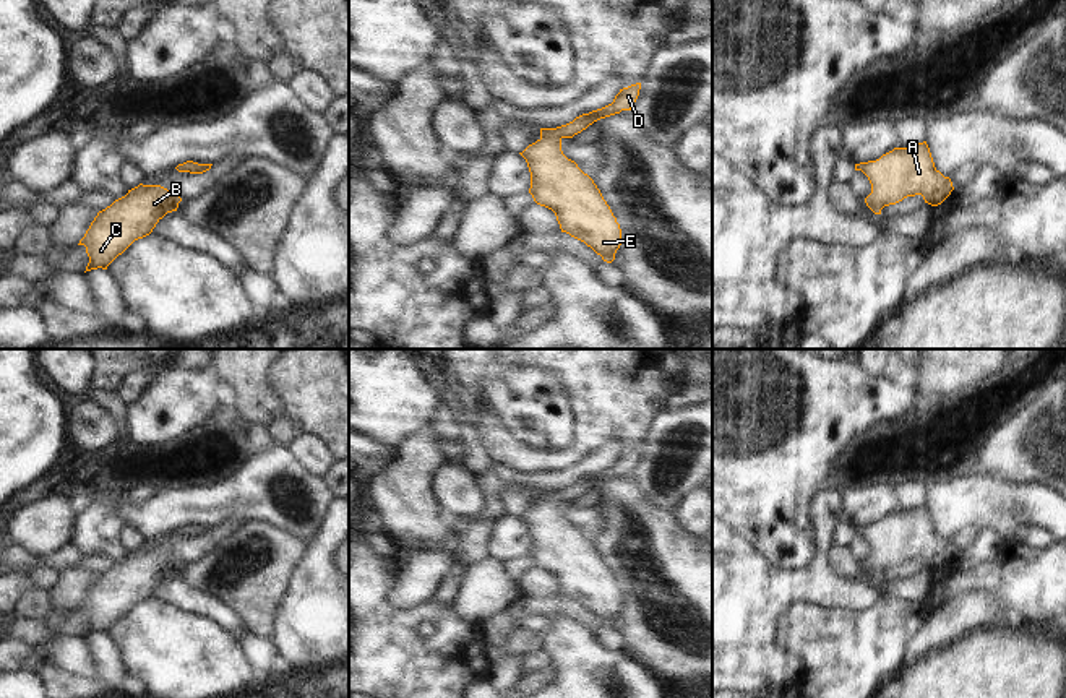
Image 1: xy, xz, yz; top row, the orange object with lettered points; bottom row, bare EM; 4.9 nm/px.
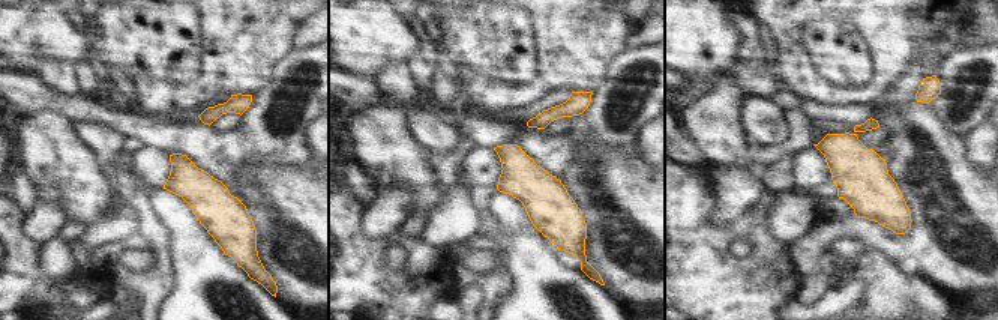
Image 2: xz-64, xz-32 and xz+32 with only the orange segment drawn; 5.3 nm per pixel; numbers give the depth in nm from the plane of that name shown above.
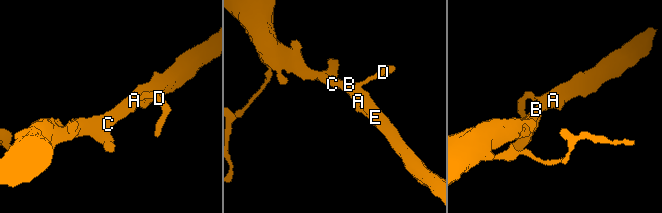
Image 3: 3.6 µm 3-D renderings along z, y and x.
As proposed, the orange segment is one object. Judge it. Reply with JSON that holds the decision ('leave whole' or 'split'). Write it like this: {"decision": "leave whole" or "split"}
{"decision": "leave whole"}

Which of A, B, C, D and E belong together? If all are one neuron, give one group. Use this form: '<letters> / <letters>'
A B C D E

